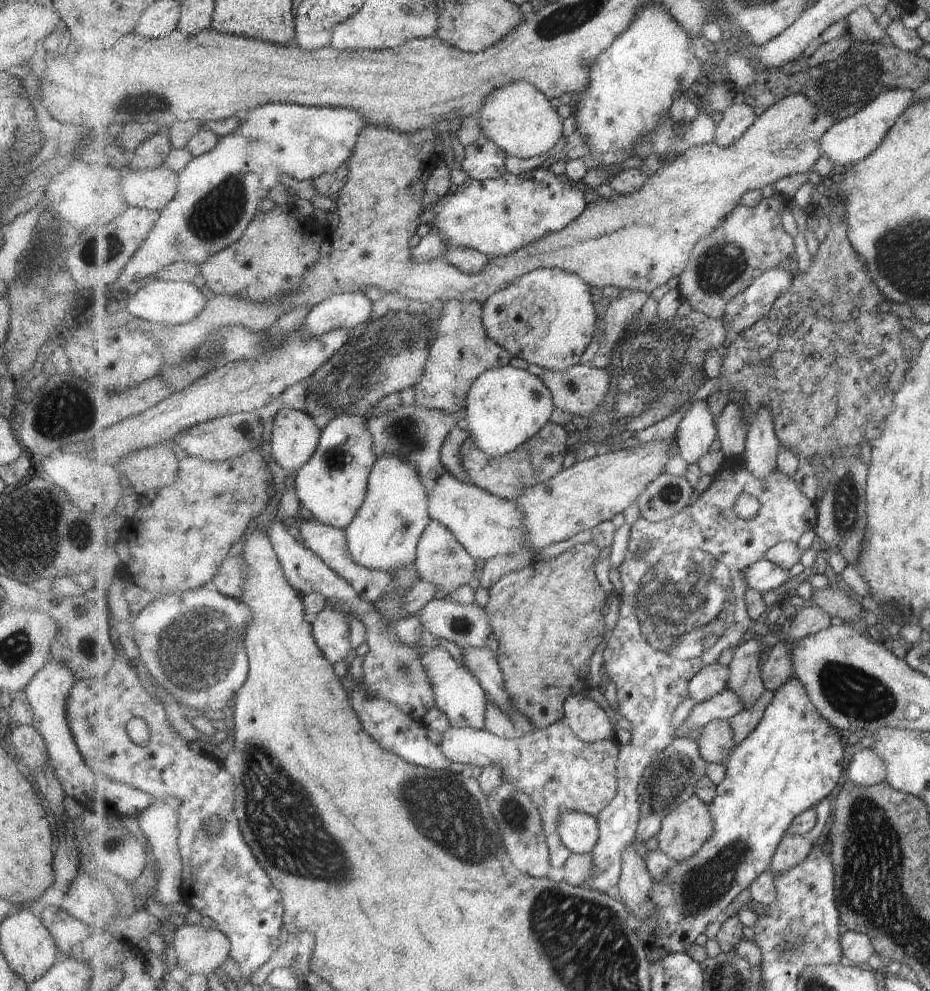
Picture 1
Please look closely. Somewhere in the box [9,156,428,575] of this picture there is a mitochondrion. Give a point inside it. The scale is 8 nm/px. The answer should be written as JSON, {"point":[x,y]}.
{"point":[220,211]}

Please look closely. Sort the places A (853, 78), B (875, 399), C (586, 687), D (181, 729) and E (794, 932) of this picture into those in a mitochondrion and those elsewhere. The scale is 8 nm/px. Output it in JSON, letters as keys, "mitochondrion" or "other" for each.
{"A":"mitochondrion","B":"mitochondrion","C":"other","D":"other","E":"mitochondrion"}

